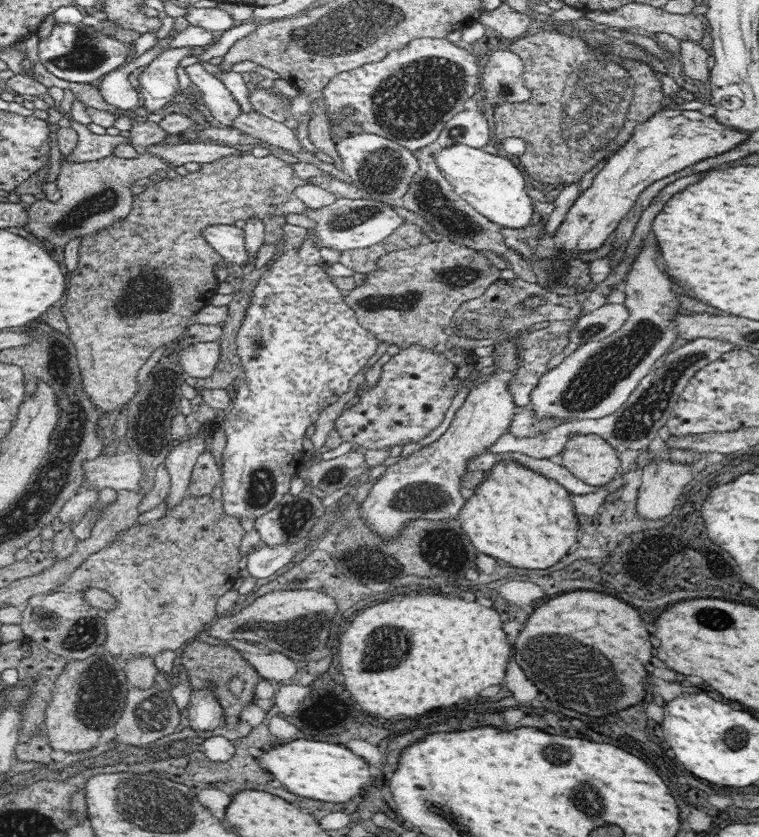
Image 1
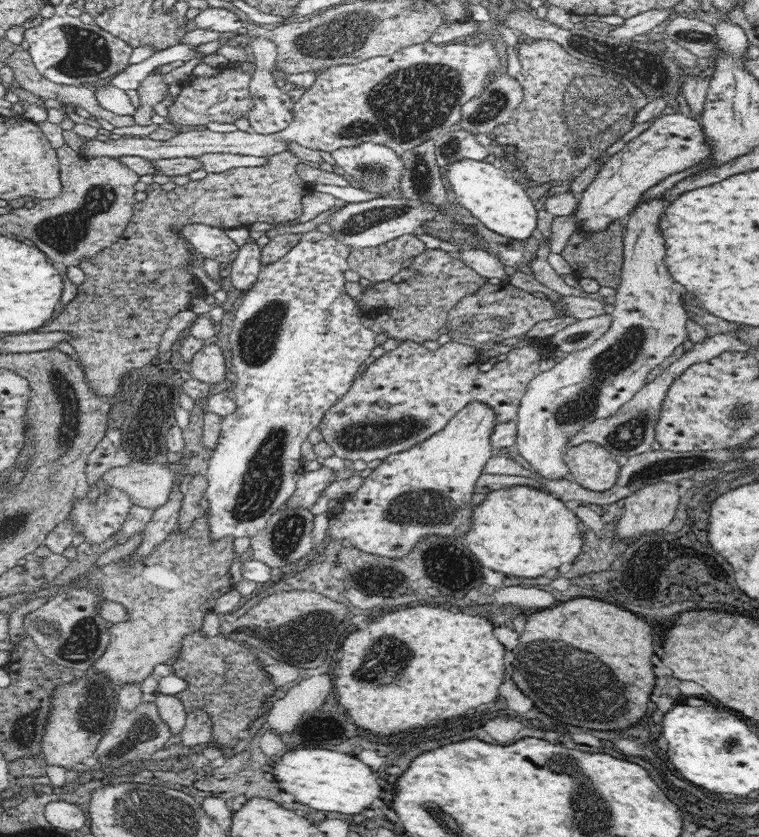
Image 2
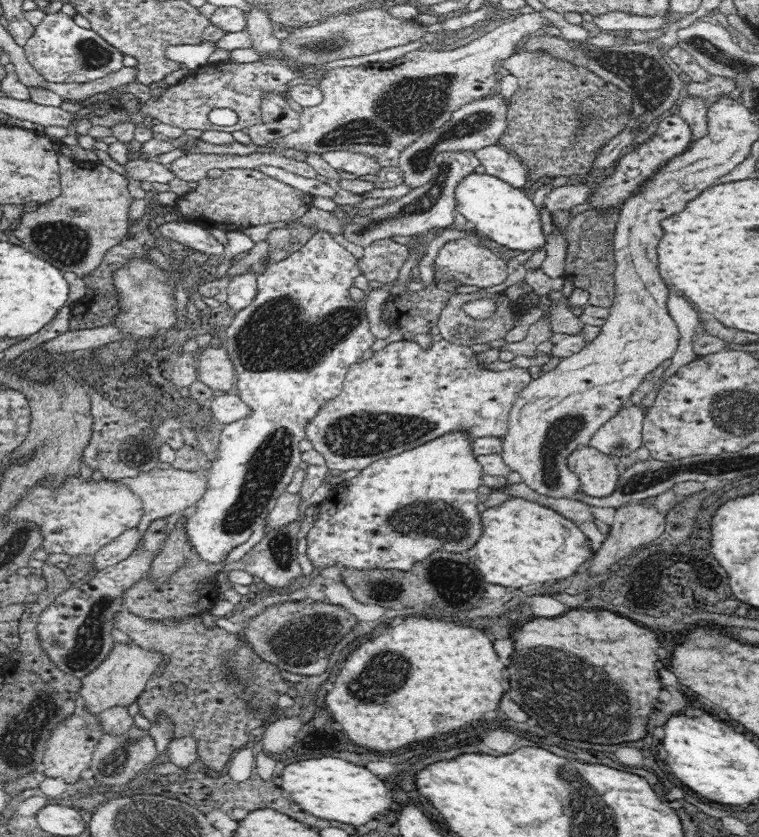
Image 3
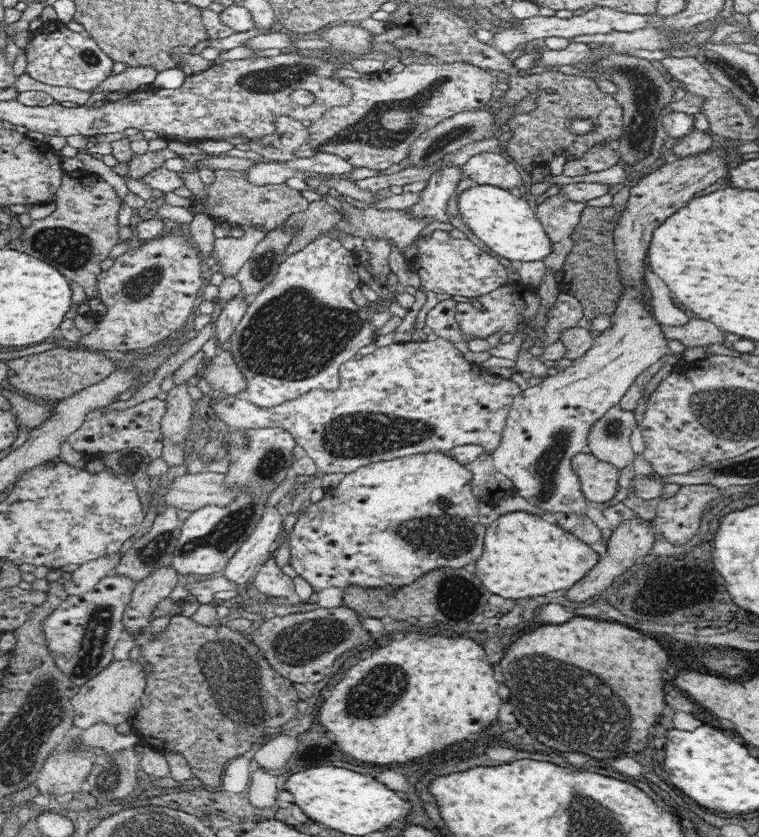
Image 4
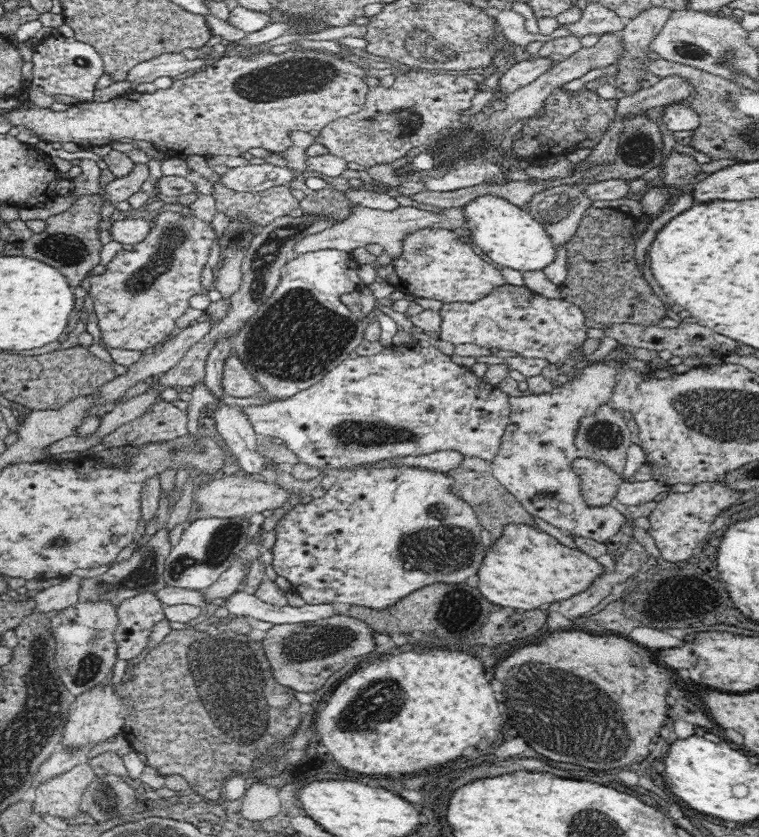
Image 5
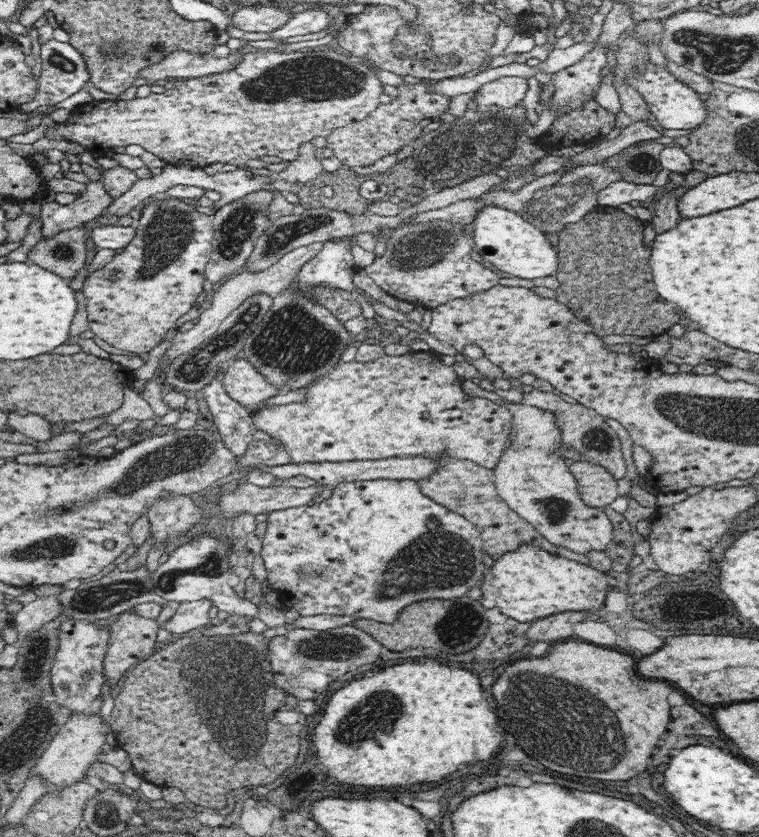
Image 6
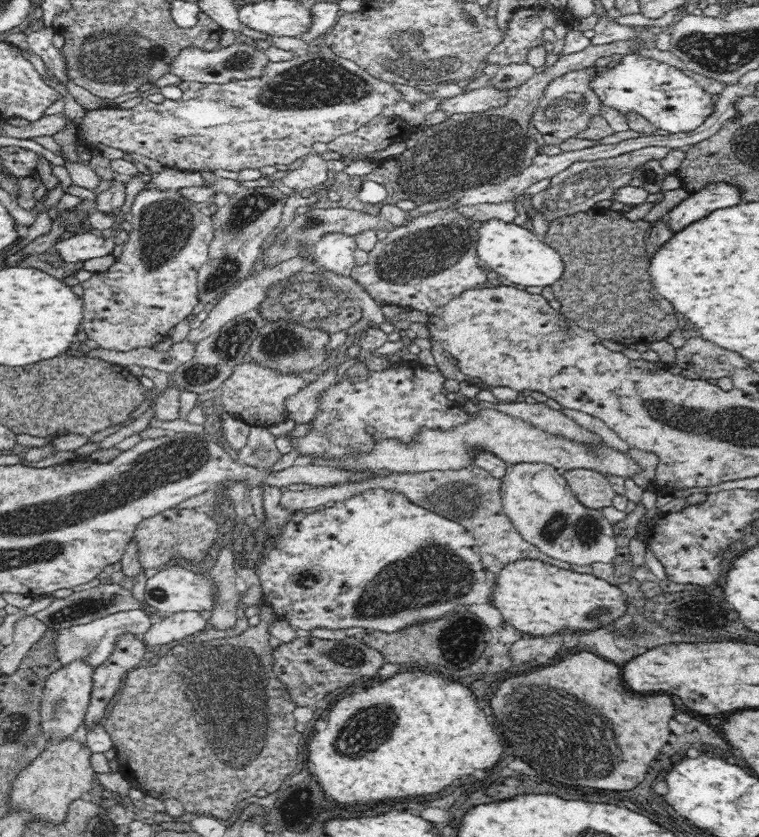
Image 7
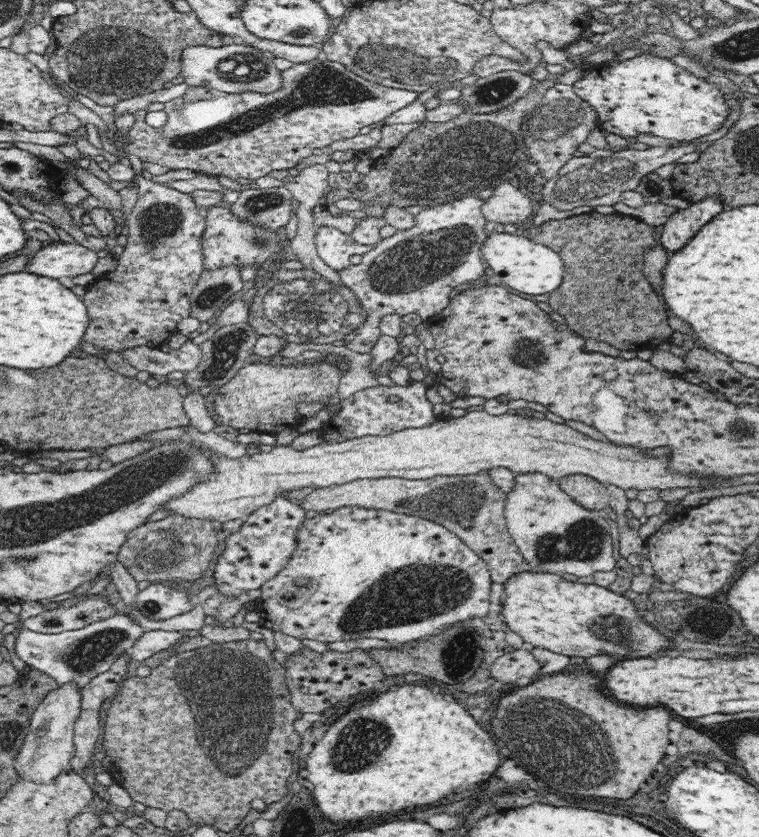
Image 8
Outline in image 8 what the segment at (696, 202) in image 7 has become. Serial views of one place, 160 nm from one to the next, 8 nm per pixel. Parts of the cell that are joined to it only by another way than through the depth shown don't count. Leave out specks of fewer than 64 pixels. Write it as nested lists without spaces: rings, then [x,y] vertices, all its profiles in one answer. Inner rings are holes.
[[[708,197],[692,203],[688,209],[676,211],[663,225],[659,245],[670,256],[684,248],[700,228],[722,212],[722,197]]]

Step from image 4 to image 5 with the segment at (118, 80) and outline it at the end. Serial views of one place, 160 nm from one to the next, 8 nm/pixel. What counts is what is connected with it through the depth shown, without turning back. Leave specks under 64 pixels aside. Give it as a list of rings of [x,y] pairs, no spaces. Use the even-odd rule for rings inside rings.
[[[163,53],[132,67],[127,80],[134,84],[146,84],[163,76],[176,78],[183,72],[200,71],[207,63],[202,56],[189,60],[182,53]]]

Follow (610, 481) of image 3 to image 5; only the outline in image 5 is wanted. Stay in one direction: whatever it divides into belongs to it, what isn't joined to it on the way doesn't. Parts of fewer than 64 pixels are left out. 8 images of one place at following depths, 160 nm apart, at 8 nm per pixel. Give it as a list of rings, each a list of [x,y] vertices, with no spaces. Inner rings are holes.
[[[579,455],[572,468],[579,476],[581,494],[588,506],[614,504],[621,479],[607,464]]]

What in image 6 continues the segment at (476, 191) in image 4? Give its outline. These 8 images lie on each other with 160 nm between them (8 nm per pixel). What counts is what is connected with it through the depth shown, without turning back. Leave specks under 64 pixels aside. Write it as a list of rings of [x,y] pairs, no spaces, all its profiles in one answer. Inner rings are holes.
[[[494,205],[484,207],[473,223],[474,250],[498,270],[528,280],[554,276],[560,272],[557,250],[536,223],[522,219],[514,211]]]

